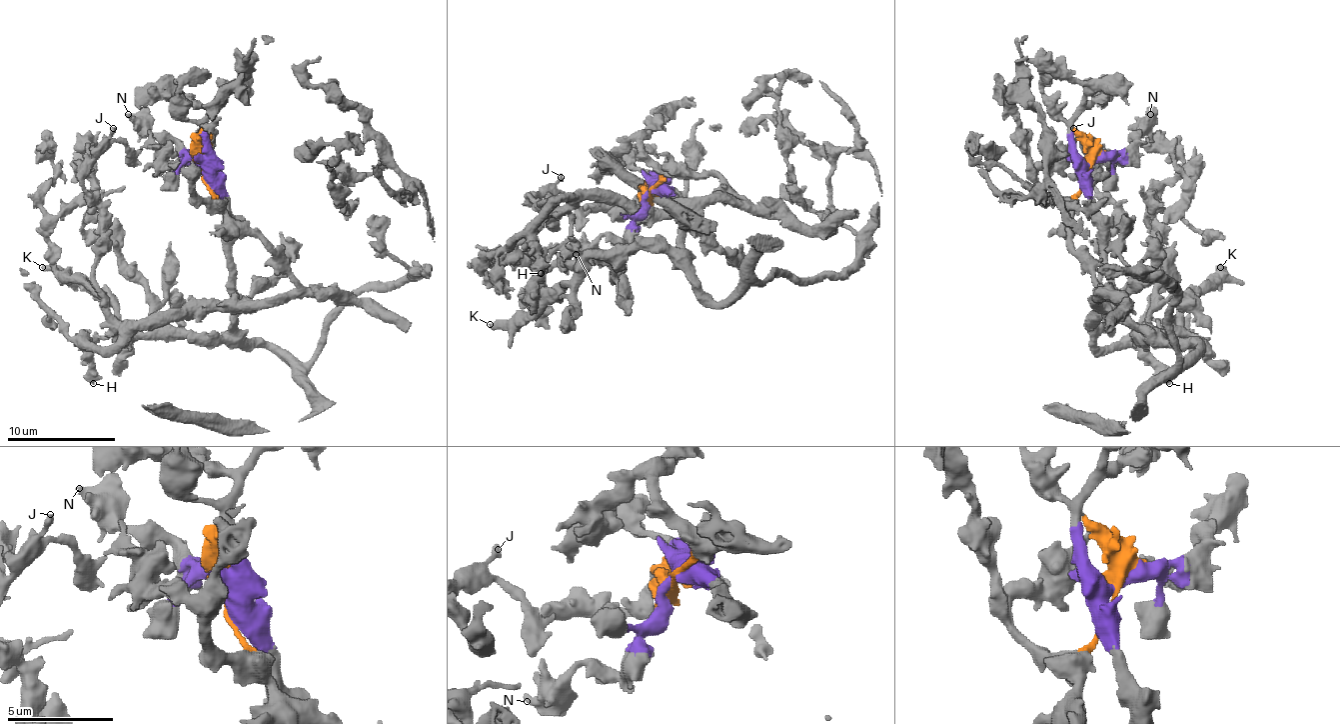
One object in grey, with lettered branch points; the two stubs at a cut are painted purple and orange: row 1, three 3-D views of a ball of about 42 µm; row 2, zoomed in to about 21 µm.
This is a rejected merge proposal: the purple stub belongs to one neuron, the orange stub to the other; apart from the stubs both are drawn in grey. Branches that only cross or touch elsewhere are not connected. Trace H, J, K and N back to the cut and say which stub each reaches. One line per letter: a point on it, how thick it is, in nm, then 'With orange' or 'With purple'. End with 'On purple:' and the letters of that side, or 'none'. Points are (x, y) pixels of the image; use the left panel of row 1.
H: Place: (93, 383). Thickness 360 nm. With orange
J: Place: (113, 128). Thickness 320 nm. With orange
K: Place: (42, 267). Thickness 480 nm. With purple
N: Place: (128, 114). Thickness 550 nm. With purple
On purple: K, N

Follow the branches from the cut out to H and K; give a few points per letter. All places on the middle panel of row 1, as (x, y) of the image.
H: (649, 195), (662, 181), (715, 176), (742, 200), (675, 203), (657, 211), (562, 198), (532, 235), (540, 273)
K: (649, 195), (662, 189), (677, 206), (680, 241), (670, 249), (594, 252), (570, 281), (532, 309), (489, 325)

